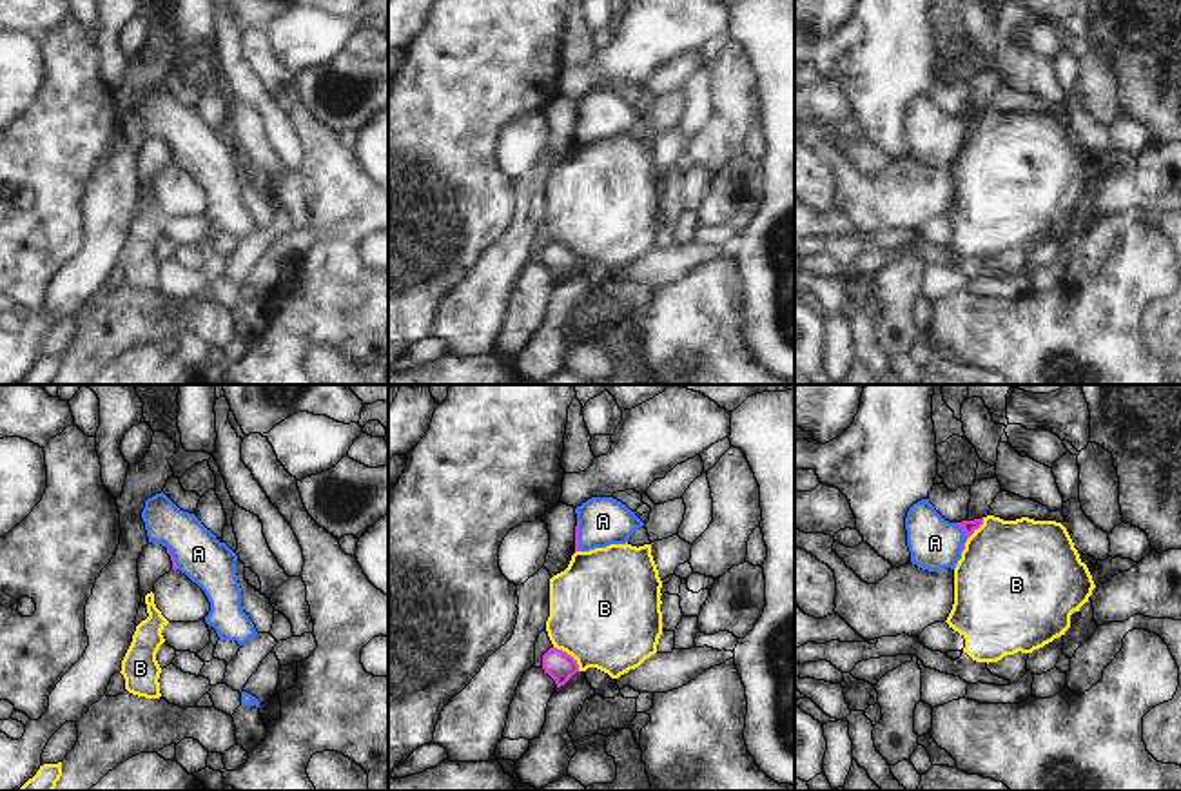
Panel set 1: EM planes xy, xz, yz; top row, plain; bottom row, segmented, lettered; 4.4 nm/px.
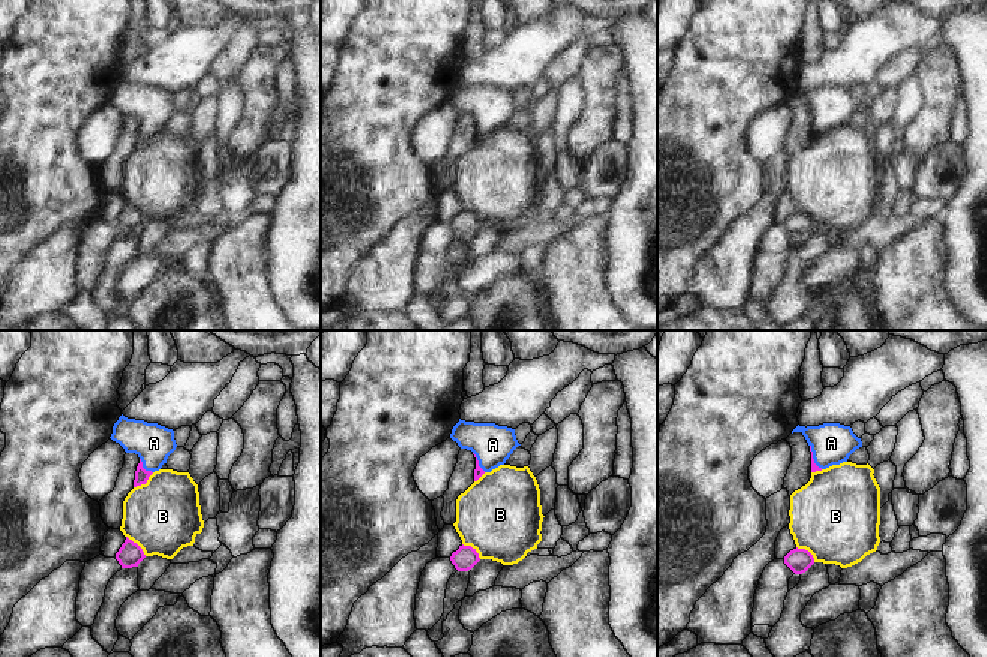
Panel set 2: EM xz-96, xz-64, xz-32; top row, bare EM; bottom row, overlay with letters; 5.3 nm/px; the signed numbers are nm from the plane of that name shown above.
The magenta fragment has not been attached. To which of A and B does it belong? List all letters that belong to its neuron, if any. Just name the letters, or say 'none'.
A

